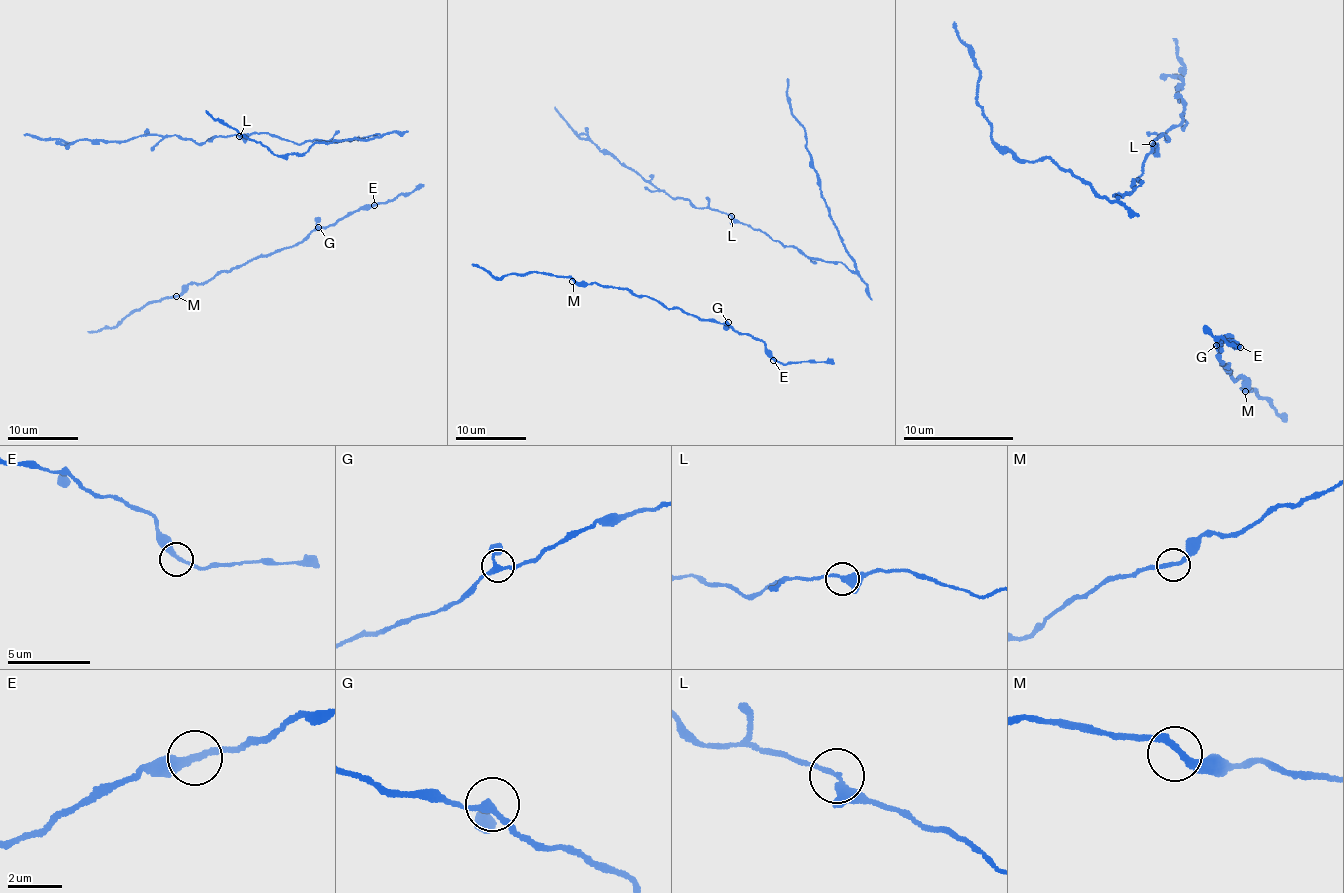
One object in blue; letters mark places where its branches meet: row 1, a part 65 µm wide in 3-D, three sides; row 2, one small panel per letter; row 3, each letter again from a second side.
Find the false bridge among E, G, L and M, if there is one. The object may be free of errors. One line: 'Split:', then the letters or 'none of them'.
Split: none of them

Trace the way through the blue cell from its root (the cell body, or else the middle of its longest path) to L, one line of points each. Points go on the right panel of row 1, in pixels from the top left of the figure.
L: (1137, 216), (1113, 197), (1135, 187), (1144, 159), (1156, 145), (1152, 143)

